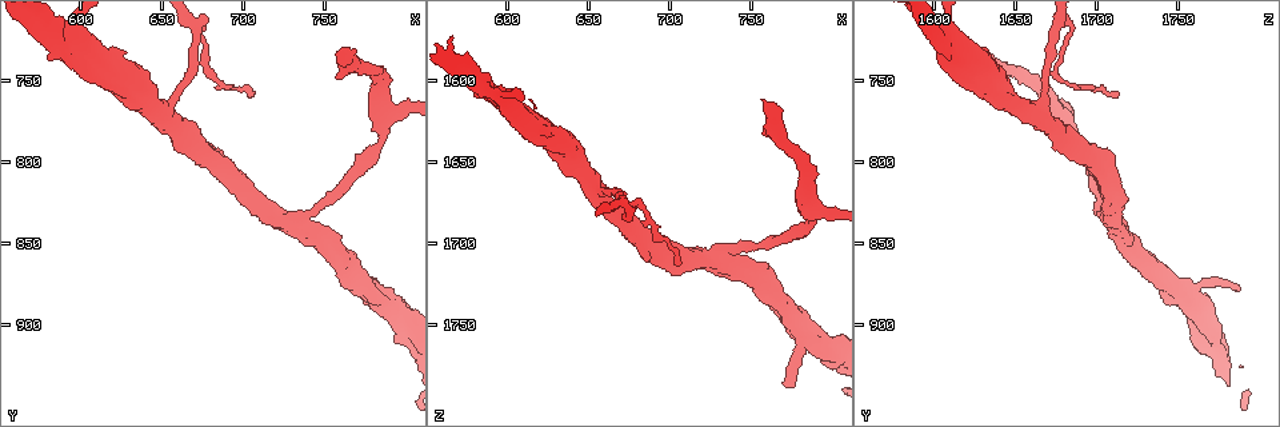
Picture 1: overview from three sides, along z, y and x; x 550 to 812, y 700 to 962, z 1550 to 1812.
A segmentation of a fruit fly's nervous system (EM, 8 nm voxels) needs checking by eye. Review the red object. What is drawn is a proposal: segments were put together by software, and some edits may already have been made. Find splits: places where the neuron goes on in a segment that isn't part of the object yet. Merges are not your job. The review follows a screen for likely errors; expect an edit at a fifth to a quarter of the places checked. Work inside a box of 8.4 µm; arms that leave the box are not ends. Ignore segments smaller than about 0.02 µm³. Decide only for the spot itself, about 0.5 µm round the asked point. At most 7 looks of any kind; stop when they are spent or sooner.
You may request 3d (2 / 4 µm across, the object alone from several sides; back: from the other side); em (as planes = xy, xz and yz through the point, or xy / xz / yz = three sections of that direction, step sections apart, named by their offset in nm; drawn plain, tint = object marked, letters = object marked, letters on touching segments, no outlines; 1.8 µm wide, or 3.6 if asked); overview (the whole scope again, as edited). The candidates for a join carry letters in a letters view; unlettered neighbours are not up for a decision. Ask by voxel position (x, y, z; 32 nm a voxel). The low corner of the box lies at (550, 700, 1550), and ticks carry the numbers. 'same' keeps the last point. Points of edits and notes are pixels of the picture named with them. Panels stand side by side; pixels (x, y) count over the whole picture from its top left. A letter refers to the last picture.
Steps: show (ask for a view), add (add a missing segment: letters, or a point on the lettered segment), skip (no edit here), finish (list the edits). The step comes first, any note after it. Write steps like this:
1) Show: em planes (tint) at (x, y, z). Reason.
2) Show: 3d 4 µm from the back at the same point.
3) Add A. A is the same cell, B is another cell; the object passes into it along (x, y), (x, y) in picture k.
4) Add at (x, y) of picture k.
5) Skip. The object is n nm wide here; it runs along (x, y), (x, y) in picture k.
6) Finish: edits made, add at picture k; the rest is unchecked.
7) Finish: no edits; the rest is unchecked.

Show: em xy step 16 (tint) at (770, 878, 1786). Branch stops here.

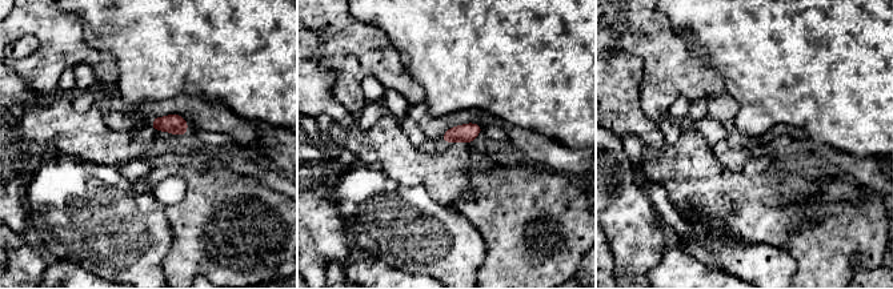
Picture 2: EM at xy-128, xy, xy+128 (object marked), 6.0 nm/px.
Show: em planes (tint) at the same point. Cut it another way.

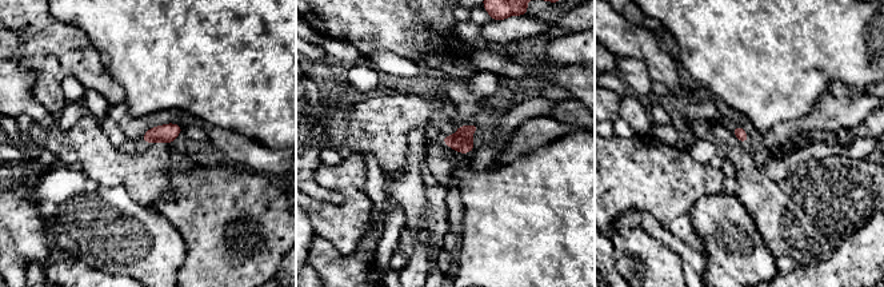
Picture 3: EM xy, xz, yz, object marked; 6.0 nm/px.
Show: em planes (letters) at the same point.

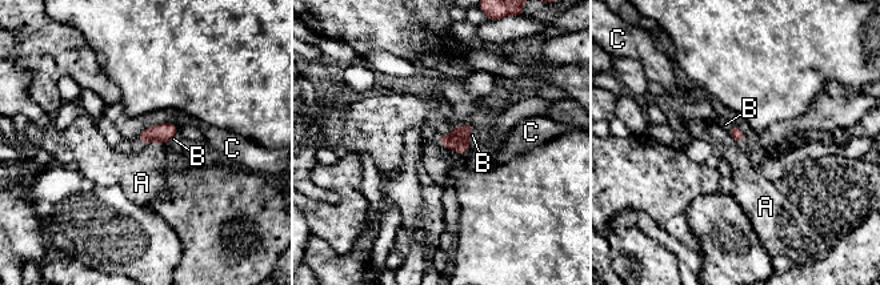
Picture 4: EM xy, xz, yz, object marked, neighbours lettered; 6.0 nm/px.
Add B. B is the same cell, A and C are other cells; the object passes into it along (458, 141), (468, 144), (472, 135) in picture 4; the neuron continues.

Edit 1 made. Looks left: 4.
Show: overview. Redraw.

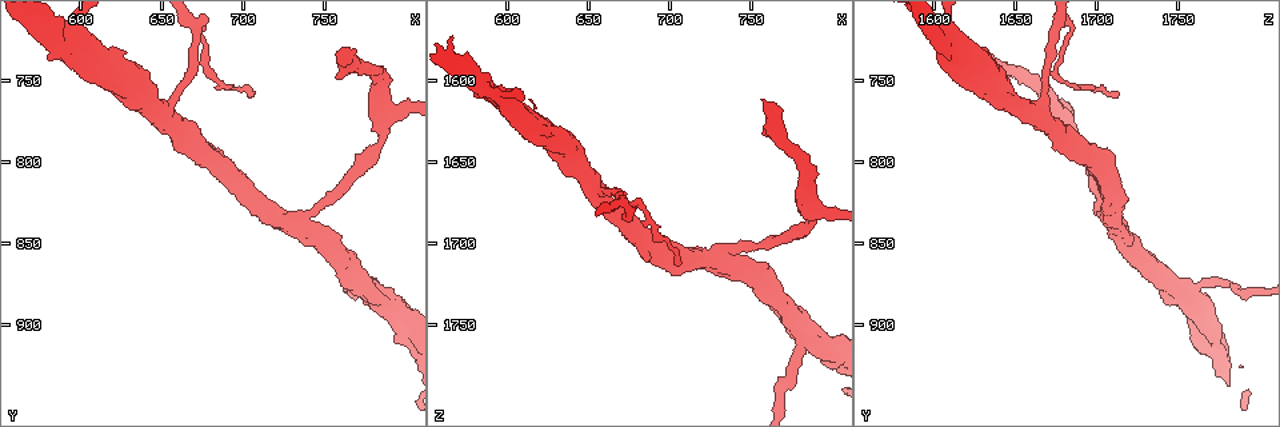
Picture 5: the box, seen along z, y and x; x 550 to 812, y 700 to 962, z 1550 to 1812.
Show: em 3.6 µm xz step 8 (plain) at (758, 732, 1612).

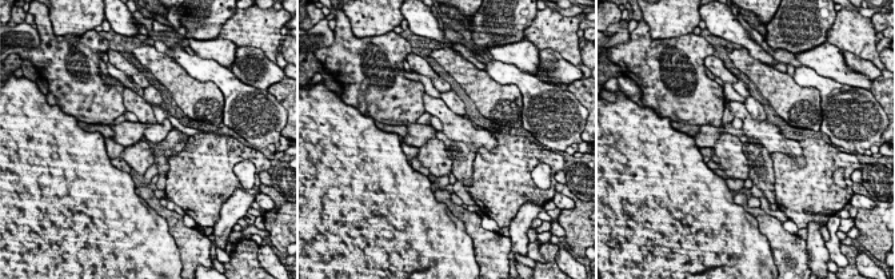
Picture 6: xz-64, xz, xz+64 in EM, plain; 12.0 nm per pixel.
Show: em 3.6 µm xz step 8 (letters) at the same point.

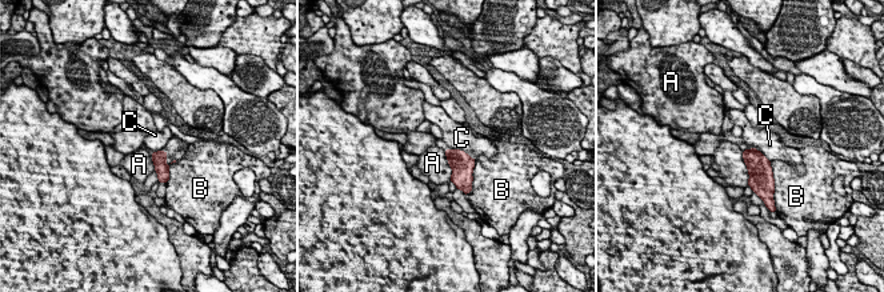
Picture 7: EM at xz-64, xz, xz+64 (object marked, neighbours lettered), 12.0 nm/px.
Skip. The object is 130 nm wide here; A, B and C are other cells; a border runs along (450, 147), (463, 150), (467, 154) in picture 7; no lettered segment goes on from it.

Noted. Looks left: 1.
Finish: edits made, add at picture 4; the rest is unchecked.

